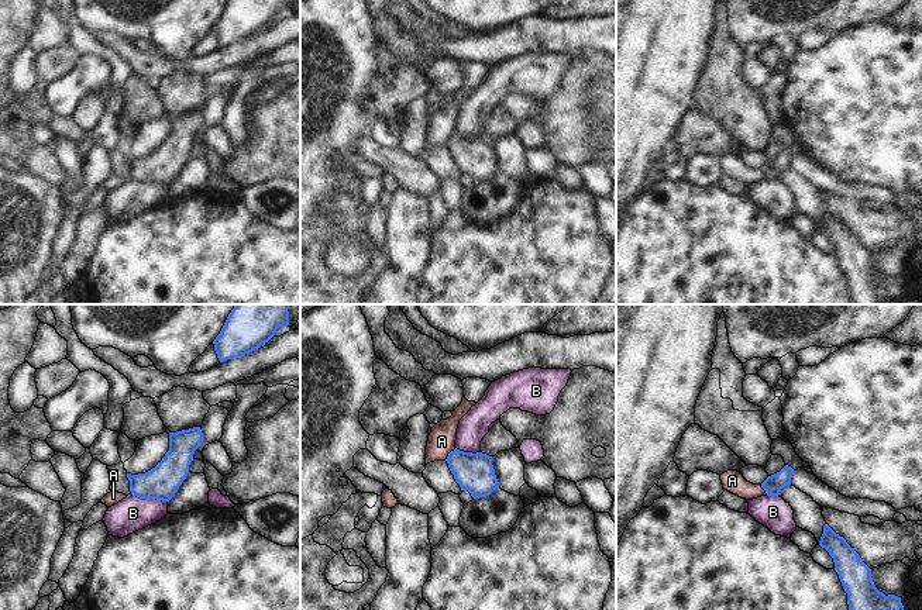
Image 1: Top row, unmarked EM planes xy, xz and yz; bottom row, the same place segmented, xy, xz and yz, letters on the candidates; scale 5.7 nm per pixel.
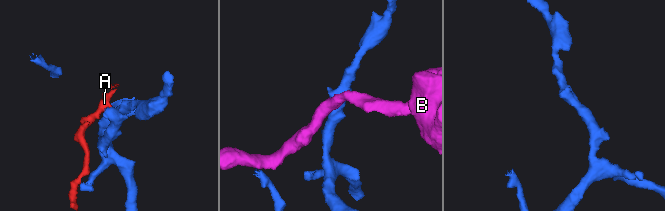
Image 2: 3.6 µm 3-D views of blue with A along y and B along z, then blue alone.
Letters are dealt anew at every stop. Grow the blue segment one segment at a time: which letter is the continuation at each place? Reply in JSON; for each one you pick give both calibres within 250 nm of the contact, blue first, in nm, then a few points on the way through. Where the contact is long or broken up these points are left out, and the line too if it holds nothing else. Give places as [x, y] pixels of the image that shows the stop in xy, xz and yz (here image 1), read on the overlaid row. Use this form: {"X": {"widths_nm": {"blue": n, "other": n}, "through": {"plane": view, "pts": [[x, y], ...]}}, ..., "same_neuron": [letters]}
{"same_neuron": []}

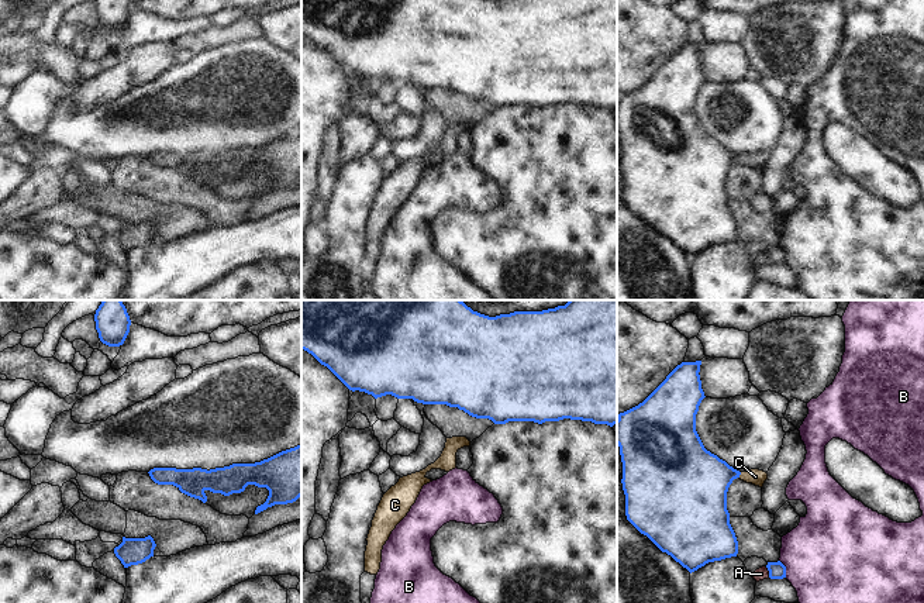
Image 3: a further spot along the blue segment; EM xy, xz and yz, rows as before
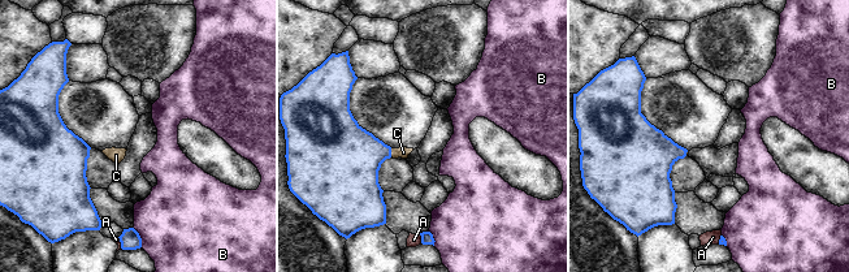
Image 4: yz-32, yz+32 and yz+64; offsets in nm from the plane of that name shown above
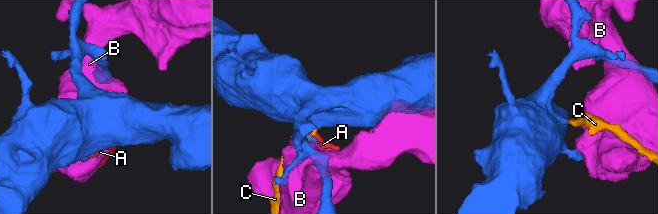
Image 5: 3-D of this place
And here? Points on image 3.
{"C": {"widths_nm": {"blue": 360, "other": 90}, "through": {"plane": "yz", "pts": [[697, 481], [714, 475], [740, 474], [755, 476]]}}, "same_neuron": ["C"]}

